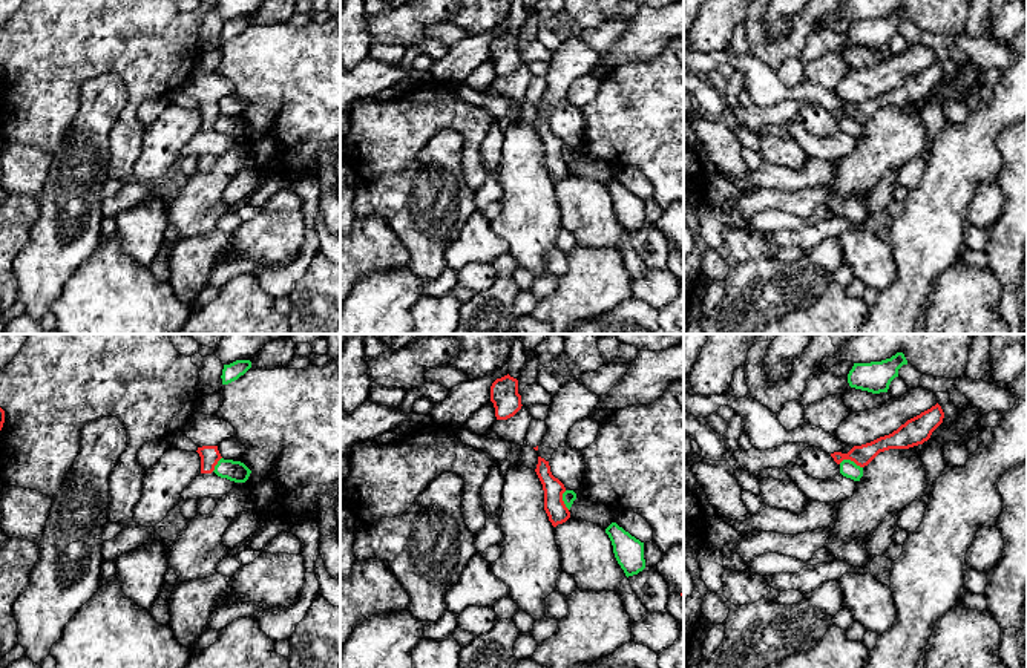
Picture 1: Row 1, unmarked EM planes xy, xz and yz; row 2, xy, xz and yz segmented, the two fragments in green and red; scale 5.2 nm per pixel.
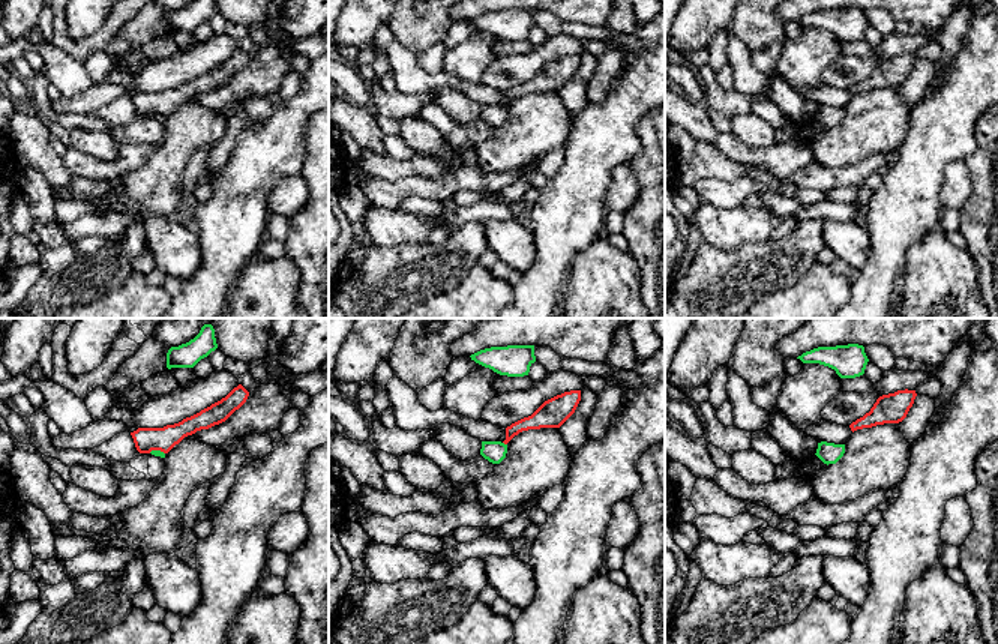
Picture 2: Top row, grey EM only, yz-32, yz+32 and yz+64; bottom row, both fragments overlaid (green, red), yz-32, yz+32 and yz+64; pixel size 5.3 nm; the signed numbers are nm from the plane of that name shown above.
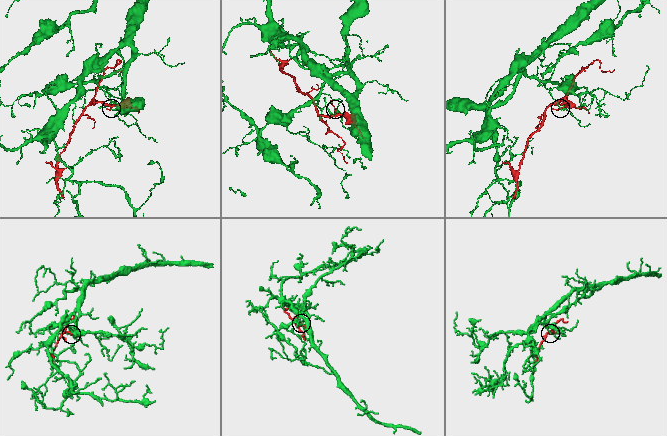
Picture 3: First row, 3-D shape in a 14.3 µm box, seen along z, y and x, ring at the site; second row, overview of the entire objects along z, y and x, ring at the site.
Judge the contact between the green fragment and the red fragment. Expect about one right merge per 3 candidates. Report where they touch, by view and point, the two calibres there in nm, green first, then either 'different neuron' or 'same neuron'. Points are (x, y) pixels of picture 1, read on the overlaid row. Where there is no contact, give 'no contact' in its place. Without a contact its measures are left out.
yz (849, 460) | 90/110 nm | different neuron

